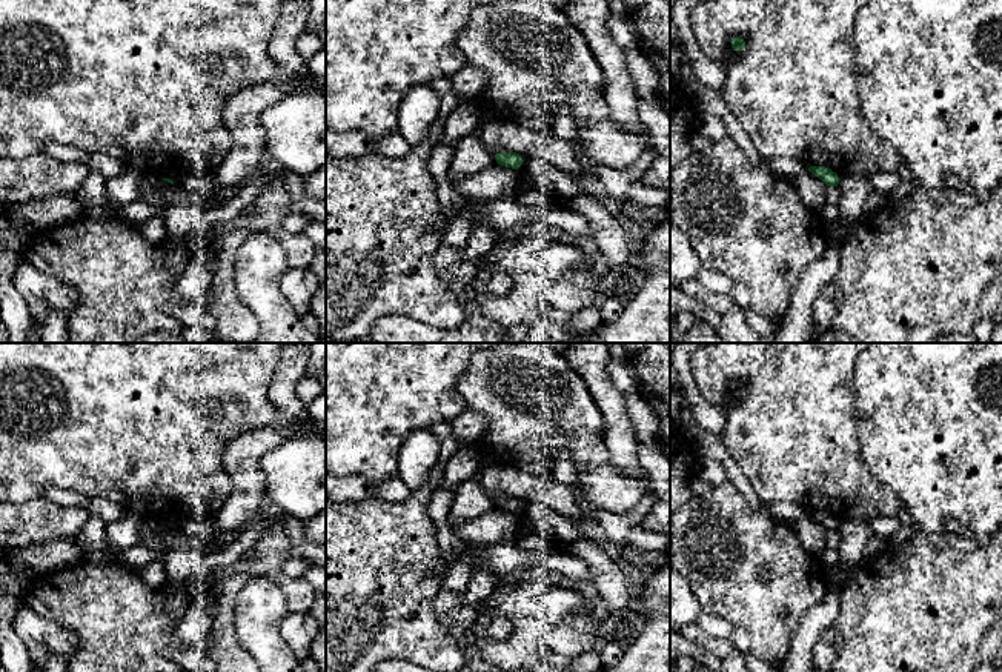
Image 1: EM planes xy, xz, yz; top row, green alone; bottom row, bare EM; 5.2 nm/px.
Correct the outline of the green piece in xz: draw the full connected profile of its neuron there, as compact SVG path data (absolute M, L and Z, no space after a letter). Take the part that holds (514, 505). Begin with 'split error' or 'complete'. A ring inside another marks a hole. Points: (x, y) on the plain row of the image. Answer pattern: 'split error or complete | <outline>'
complete | M499 497L495 500L498 509L518 514L523 509L523 501L516 497Z

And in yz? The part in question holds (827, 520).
complete | M810 511L808 515L819 521L827 531L838 531L839 529L839 521L836 517L825 511Z

